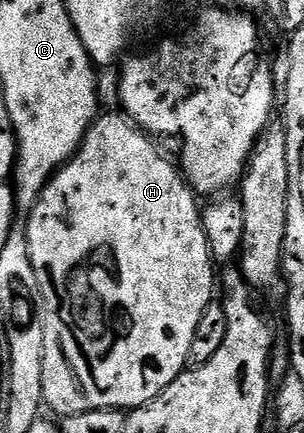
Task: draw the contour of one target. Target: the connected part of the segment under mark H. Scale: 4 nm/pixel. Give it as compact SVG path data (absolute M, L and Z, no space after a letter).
M102 113L95 119L90 132L83 137L82 146L74 158L60 167L50 178L38 200L29 208L30 220L24 224L28 253L32 257L32 269L36 269L36 281L40 281L42 294L42 324L44 325L44 373L42 374L42 398L47 408L58 411L59 416L85 411L99 411L116 407L133 409L142 407L158 396L176 377L187 370L192 349L192 337L204 309L215 298L216 264L208 249L208 237L202 224L202 207L199 196L186 182L181 170L174 167L158 152L158 147L147 132L143 131L125 113Z

